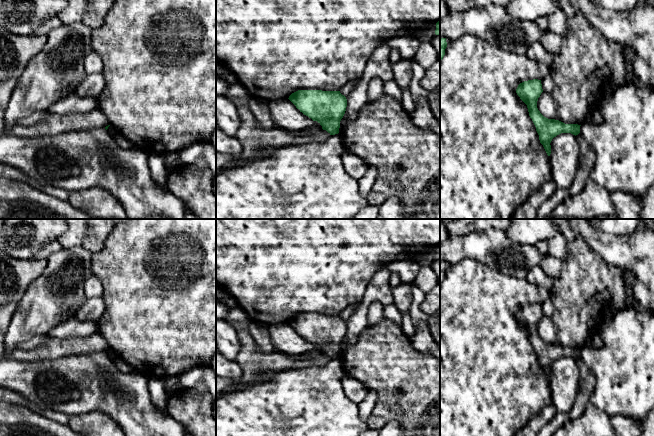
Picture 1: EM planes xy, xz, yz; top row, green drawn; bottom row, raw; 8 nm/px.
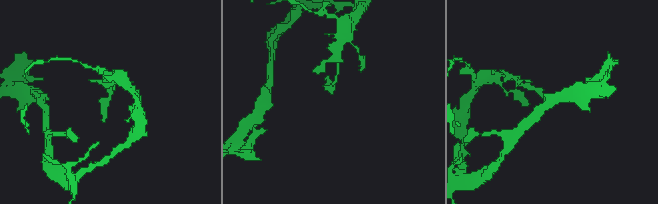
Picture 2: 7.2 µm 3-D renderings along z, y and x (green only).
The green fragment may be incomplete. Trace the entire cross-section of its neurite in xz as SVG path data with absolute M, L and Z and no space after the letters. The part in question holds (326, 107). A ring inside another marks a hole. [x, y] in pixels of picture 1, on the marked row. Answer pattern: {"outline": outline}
{"outline": "M298 90L288 99L330 135L339 133L340 121L347 107L347 99L340 91Z"}

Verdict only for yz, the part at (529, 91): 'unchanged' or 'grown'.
unchanged

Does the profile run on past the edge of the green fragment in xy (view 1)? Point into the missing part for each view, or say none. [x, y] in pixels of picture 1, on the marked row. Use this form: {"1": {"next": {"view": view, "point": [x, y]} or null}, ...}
{"1": {"next": null}}

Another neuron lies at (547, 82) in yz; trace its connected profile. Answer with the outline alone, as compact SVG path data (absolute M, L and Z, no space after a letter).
M548 73L545 77L541 79L542 89L543 91L552 94L554 88L554 82L552 79L552 75Z

